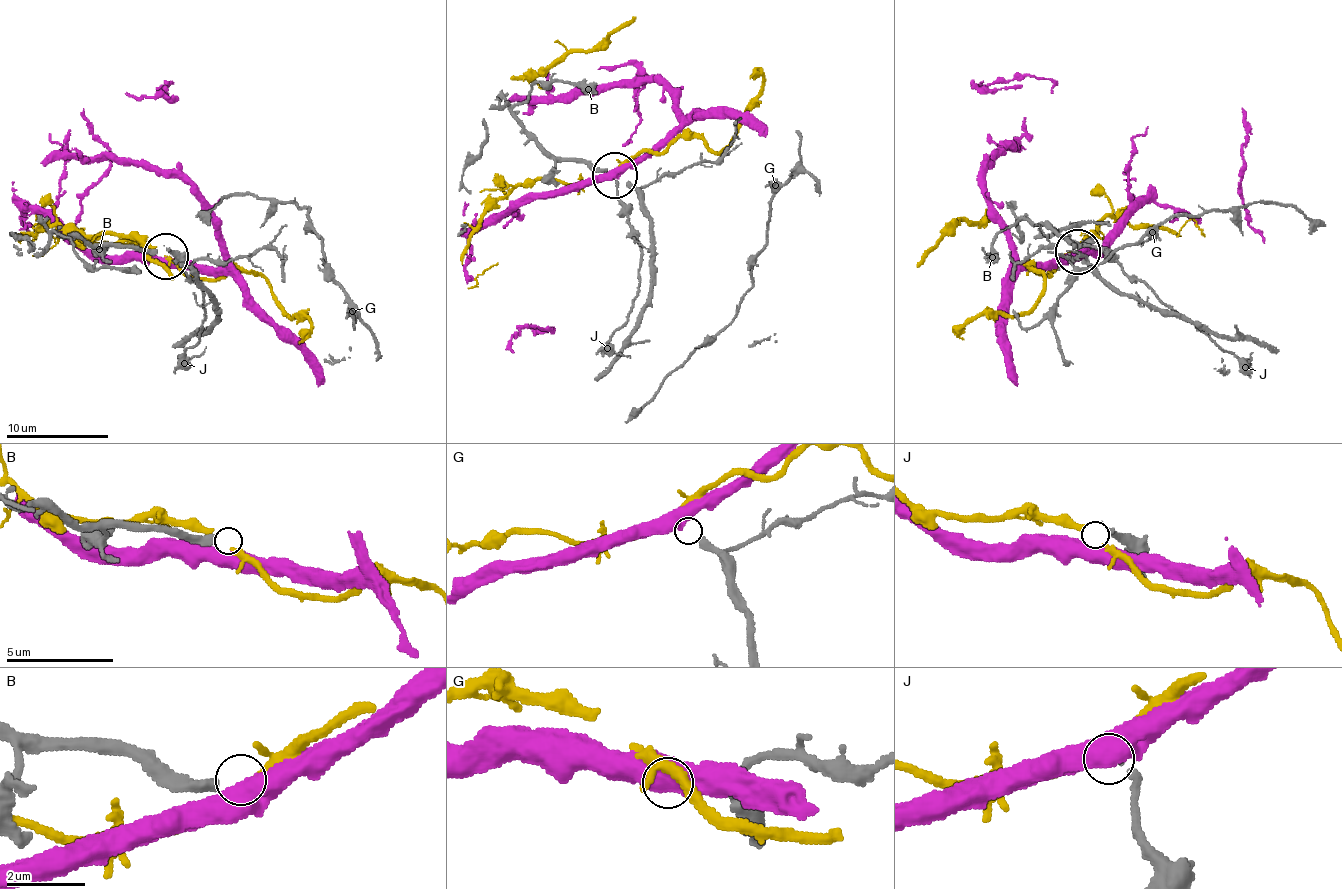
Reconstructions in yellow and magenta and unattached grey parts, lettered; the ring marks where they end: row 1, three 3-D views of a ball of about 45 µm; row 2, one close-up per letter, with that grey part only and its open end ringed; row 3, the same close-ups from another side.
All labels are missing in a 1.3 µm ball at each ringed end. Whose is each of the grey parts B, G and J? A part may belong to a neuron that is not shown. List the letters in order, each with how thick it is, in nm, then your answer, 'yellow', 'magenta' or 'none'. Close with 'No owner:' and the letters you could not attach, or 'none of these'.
B: calibre 360 nm; none
G: calibre 360 nm; none
J: calibre 130 nm; yellow
No owner: B, G

